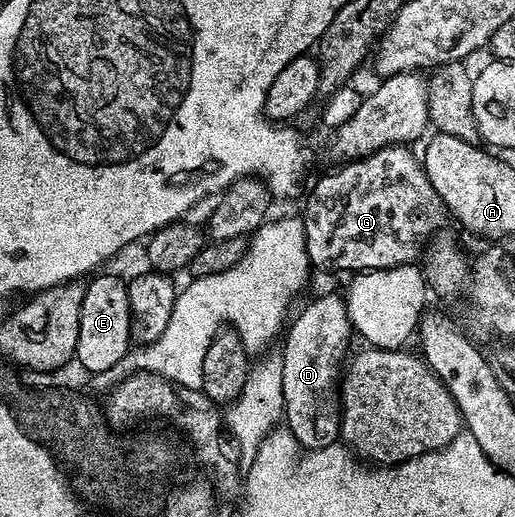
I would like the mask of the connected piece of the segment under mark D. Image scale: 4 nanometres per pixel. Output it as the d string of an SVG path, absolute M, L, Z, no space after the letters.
M334 293L318 297L296 313L281 338L284 425L303 449L323 449L335 444L340 437L340 365L337 361L343 360L342 352L352 338L352 330L345 300L339 294L338 297Z

